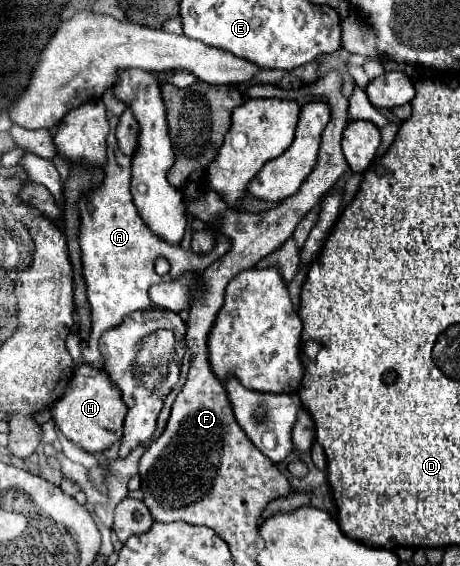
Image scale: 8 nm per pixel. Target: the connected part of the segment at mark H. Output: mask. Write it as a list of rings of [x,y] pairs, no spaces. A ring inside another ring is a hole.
[[[83,363],[75,369],[65,395],[53,405],[51,413],[53,413],[53,421],[69,441],[81,445],[89,453],[101,453],[109,445],[121,439],[127,405],[121,399],[119,387],[109,379],[103,367],[93,367],[89,363]]]

